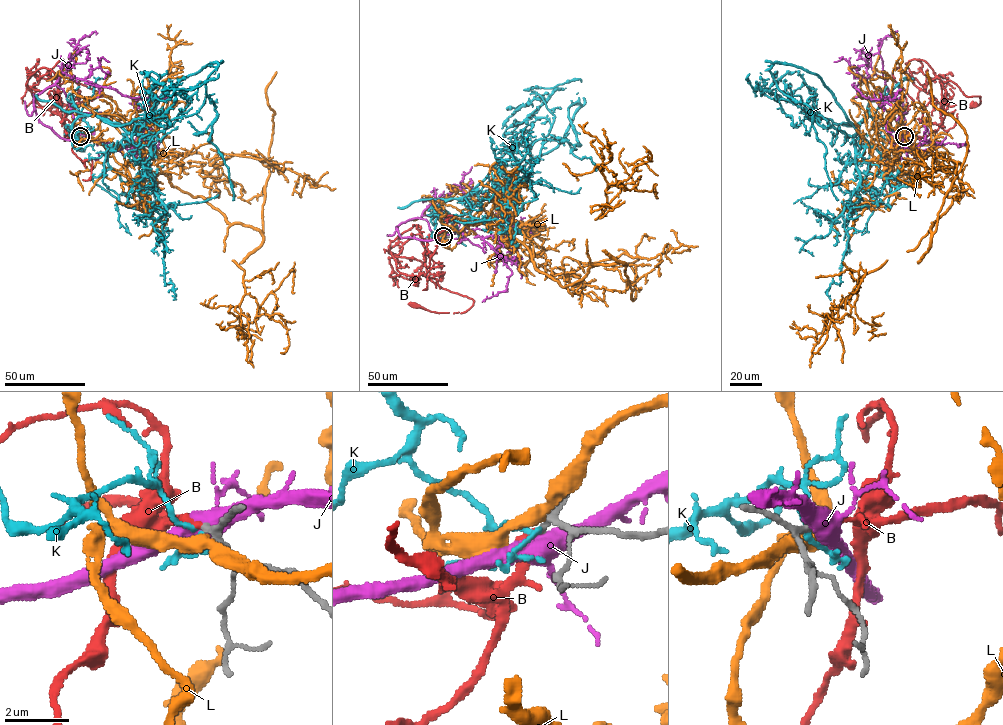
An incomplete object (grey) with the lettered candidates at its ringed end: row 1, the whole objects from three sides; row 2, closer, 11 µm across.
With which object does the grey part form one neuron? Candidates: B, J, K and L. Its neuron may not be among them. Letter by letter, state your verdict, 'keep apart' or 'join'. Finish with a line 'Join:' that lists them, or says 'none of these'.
B: join
J: keep apart
K: keep apart
L: keep apart
Join: B

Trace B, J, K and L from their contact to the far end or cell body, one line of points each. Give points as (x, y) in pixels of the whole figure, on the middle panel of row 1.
B: (443, 236), (430, 258), (428, 271), (420, 274), (471, 298), (473, 304), (460, 313), (437, 312), (413, 305)
J: (443, 236), (422, 240), (401, 237), (396, 229), (420, 217), (433, 201), (471, 187), (496, 199), (532, 233)
K: (443, 236), (434, 205), (494, 190), (554, 149), (576, 102), (572, 152), (595, 171)
L: (443, 235), (469, 215), (491, 221), (567, 286), (593, 265), (586, 239), (607, 186), (657, 198), (657, 184)

